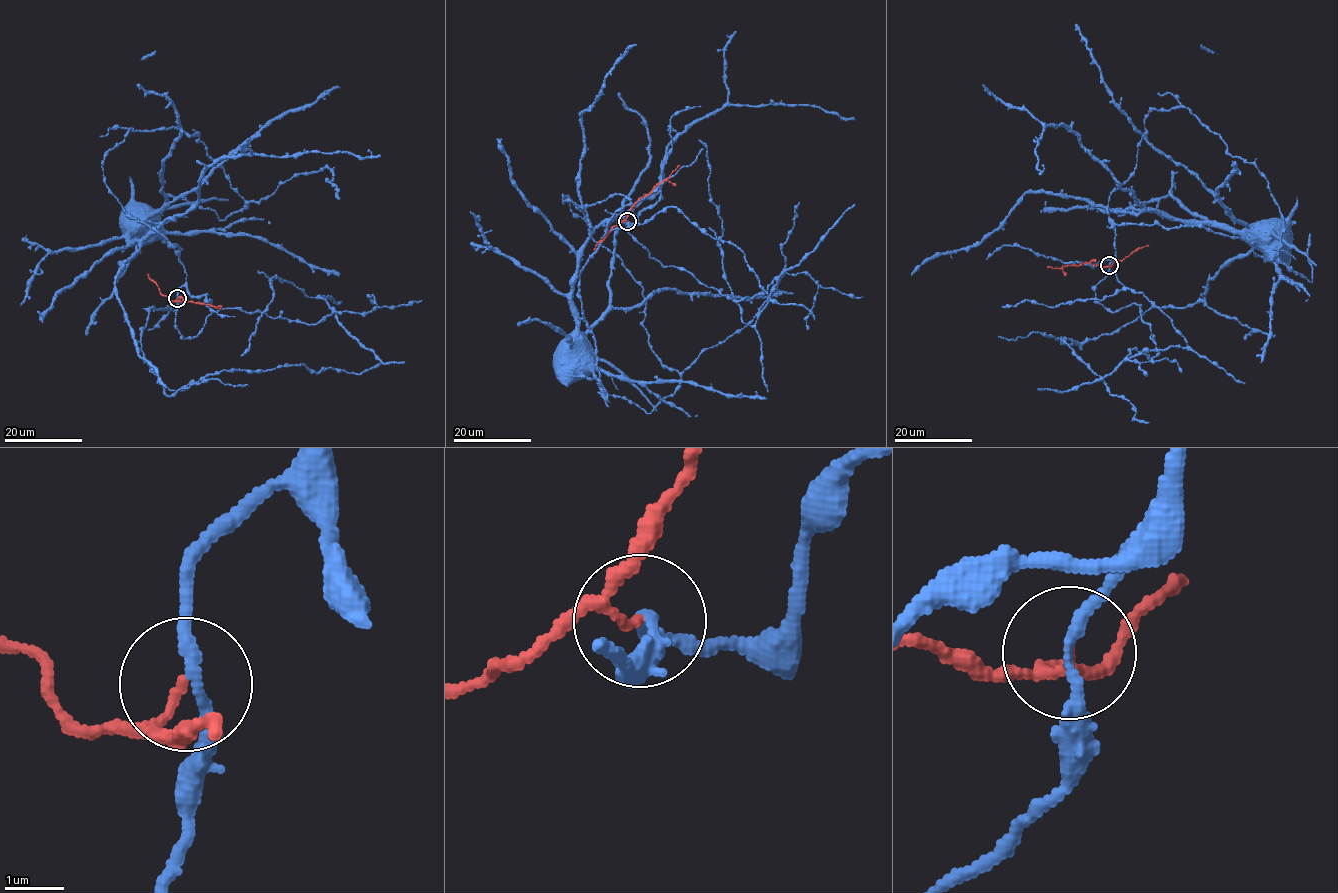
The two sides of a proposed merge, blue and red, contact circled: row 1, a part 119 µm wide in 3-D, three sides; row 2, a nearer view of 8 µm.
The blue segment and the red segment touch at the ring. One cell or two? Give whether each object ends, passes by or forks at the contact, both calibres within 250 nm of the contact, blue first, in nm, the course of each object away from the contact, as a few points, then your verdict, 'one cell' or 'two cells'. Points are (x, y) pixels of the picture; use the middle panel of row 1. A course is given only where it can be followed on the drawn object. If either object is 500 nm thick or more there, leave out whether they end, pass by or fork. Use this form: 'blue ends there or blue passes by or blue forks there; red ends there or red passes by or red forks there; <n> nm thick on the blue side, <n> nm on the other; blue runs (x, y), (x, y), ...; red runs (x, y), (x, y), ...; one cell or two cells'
blue passes by; red passes by; 180 nm thick on the blue side, 90 nm on the other; blue runs (627, 221), (629, 198), (563, 194), (643, 289), (647, 340), (681, 382), (660, 401), (571, 342); red runs (627, 221), (625, 218), (637, 202), (679, 165); two cells

